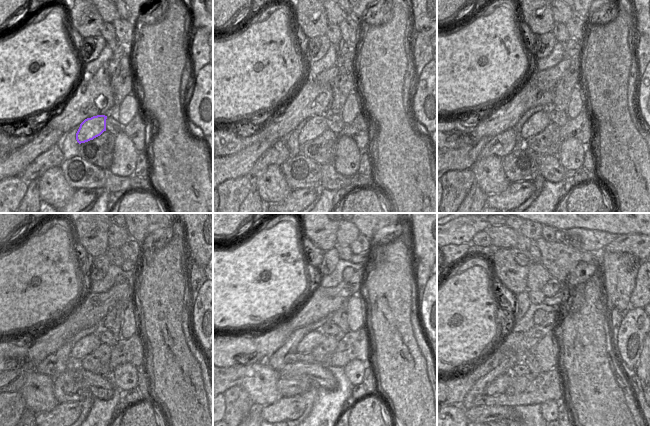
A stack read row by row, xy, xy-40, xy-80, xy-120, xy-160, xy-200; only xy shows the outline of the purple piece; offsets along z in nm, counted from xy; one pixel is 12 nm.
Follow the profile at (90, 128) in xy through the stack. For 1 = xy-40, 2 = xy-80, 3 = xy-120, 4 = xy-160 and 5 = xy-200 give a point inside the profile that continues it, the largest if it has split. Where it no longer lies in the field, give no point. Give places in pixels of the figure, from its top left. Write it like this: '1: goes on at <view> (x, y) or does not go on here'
1: goes on at xy-40 (314, 127)
2: goes on at xy-80 (537, 122)
3: goes on at xy-120 (85, 346)
4: goes on at xy-160 (312, 340)
5: goes on at xy-200 (499, 385)

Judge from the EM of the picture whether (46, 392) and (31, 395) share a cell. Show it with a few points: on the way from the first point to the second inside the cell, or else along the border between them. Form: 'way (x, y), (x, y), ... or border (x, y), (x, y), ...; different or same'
border (51, 380), (39, 386), (40, 397), (29, 408); different

